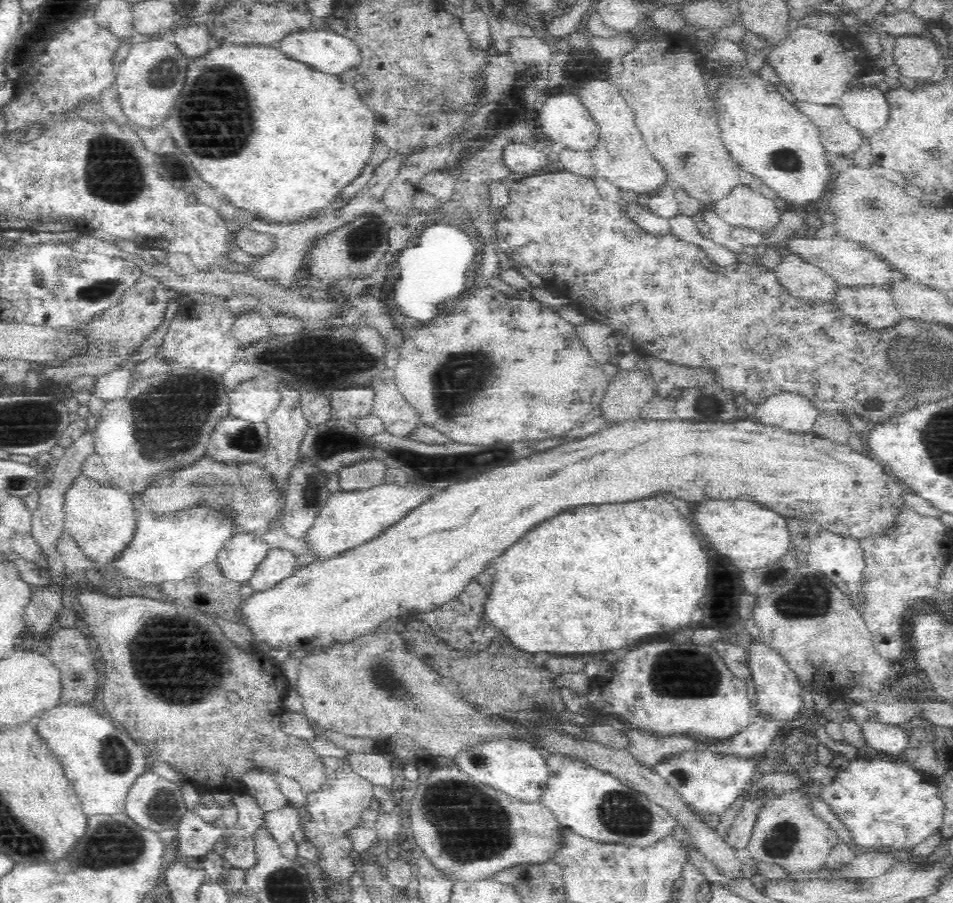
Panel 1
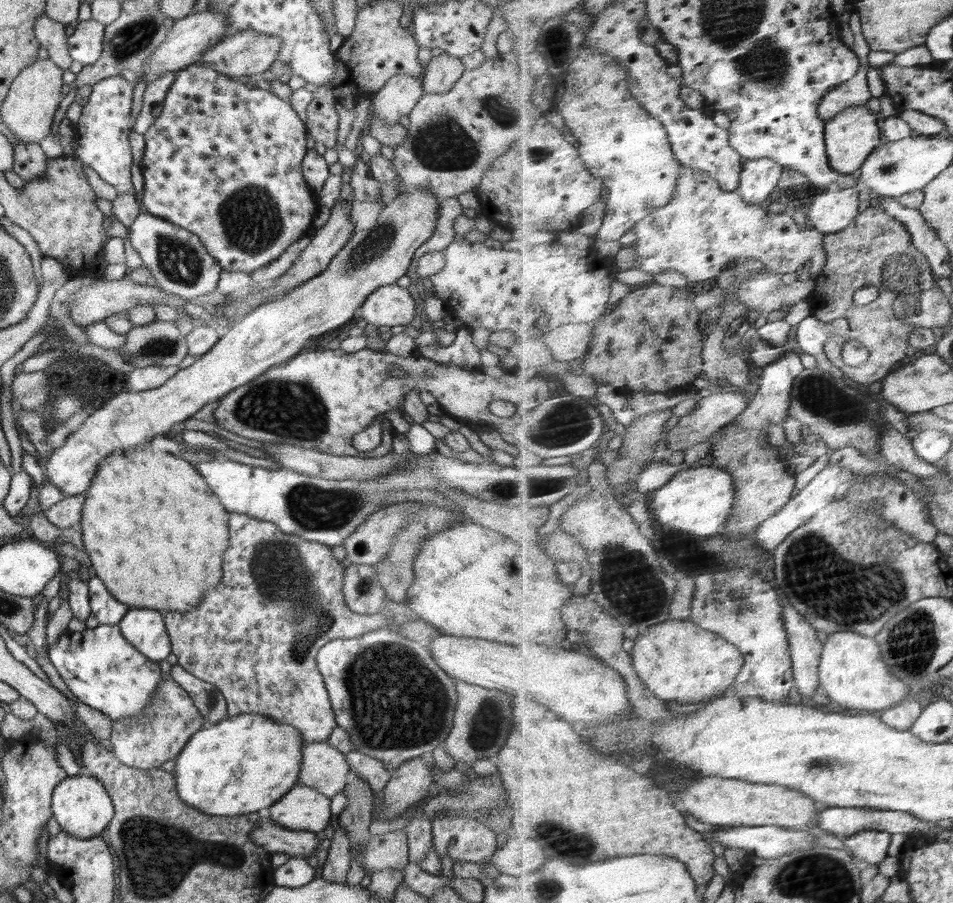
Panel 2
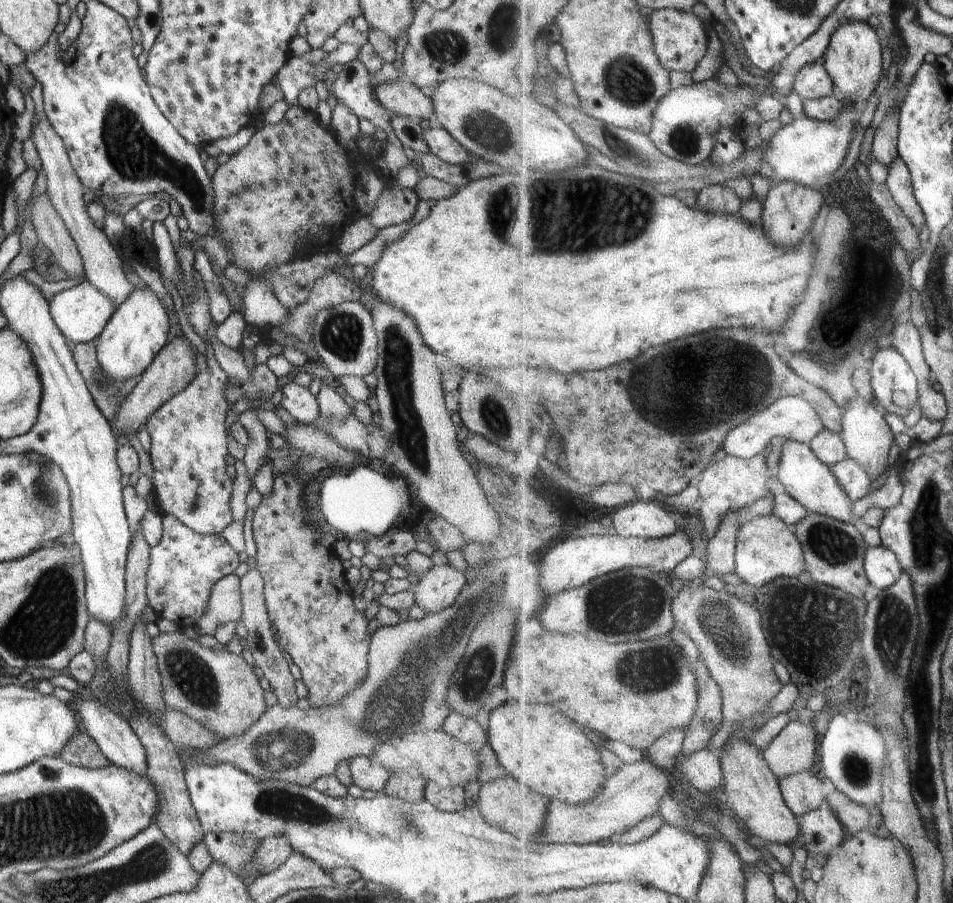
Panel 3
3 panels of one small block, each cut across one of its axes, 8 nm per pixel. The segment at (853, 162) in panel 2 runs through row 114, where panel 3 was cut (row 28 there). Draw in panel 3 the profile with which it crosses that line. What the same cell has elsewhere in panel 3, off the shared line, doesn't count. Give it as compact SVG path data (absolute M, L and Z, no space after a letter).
M846 21L832 37L825 56L825 65L838 88L838 96L850 106L863 107L882 78L884 66L884 40L869 21Z

